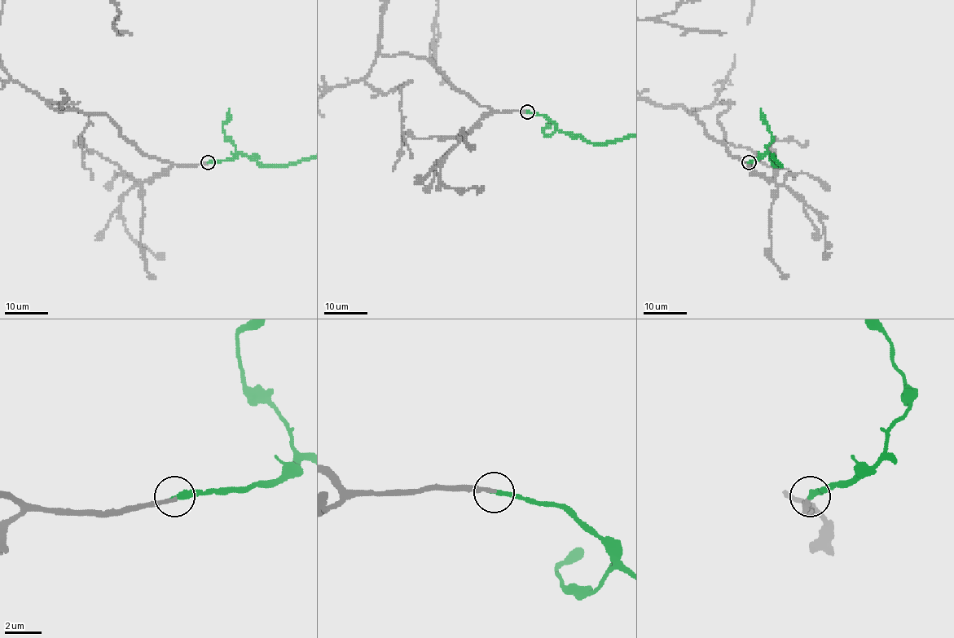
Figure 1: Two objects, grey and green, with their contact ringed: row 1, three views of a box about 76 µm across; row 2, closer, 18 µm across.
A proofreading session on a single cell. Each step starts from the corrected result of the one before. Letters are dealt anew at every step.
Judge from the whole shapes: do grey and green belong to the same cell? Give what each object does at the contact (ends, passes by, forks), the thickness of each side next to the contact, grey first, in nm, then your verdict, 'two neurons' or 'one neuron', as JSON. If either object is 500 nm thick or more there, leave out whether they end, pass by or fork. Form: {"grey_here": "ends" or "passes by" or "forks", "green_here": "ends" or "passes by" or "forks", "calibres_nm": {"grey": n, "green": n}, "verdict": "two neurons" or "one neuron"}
{"grey_here": "ends", "green_here": "ends", "calibres_nm": {"grey": 220, "green": 280}, "verdict": "one neuron"}

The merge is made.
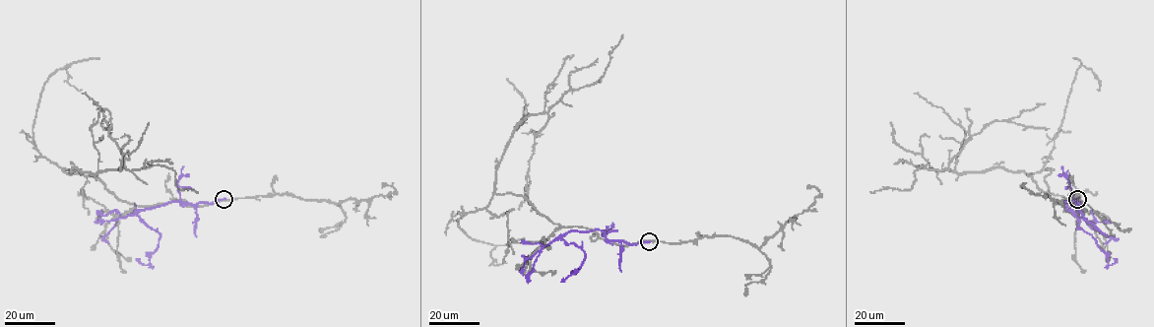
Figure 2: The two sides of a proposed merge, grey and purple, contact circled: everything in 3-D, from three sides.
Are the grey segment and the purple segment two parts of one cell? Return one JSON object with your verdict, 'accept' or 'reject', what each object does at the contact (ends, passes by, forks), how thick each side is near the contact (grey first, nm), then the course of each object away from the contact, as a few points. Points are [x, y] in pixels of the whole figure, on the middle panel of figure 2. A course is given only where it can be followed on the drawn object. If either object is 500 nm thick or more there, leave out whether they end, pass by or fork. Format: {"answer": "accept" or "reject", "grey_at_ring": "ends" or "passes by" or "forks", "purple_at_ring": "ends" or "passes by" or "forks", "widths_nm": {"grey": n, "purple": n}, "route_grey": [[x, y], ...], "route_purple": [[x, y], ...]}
{"answer": "reject", "grey_at_ring": "passes by", "purple_at_ring": "ends", "widths_nm": {"grey": 320, "purple": 400}, "route_grey": [[649, 241], [619, 245], [591, 228], [560, 227], [522, 195], [494, 192], [514, 128], [601, 79], [622, 34]], "route_purple": [[649, 241], [609, 241], [597, 228], [564, 233], [561, 237], [580, 247], [585, 258], [574, 273], [561, 282]]}

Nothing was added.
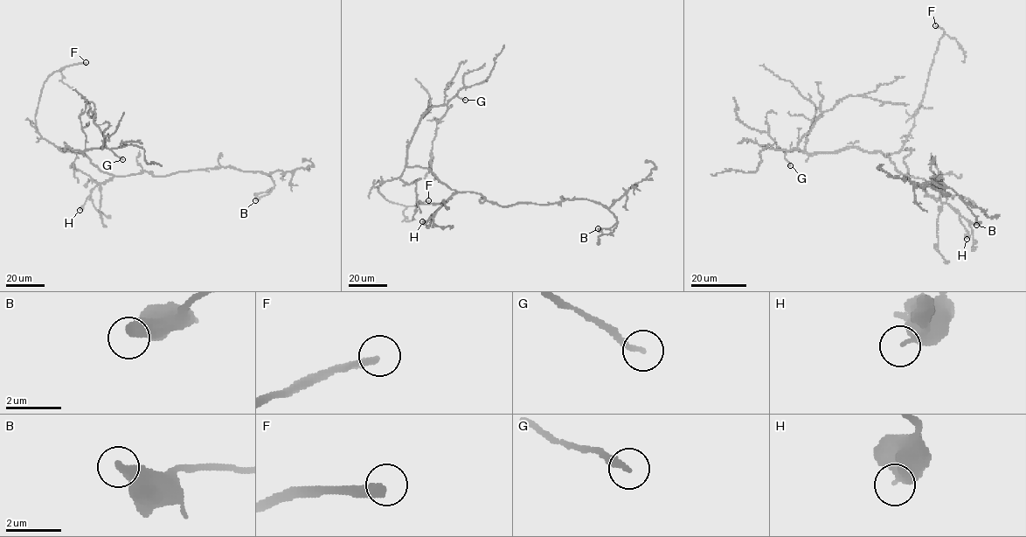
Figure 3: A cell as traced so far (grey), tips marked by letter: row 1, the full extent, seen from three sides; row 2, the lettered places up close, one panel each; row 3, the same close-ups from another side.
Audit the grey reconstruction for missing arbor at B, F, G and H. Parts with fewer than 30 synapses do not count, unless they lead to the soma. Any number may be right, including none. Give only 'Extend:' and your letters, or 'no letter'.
Extend: F

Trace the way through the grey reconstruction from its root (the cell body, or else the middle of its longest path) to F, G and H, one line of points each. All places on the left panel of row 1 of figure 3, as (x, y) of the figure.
F: (110, 174), (93, 164), (83, 153), (60, 150), (41, 136), (36, 125), (44, 81), (64, 67), (86, 62)
G: (110, 174), (93, 164), (85, 154), (64, 149), (66, 146), (81, 151), (106, 147), (122, 159)
H: (110, 174), (114, 176), (96, 185), (79, 210)

